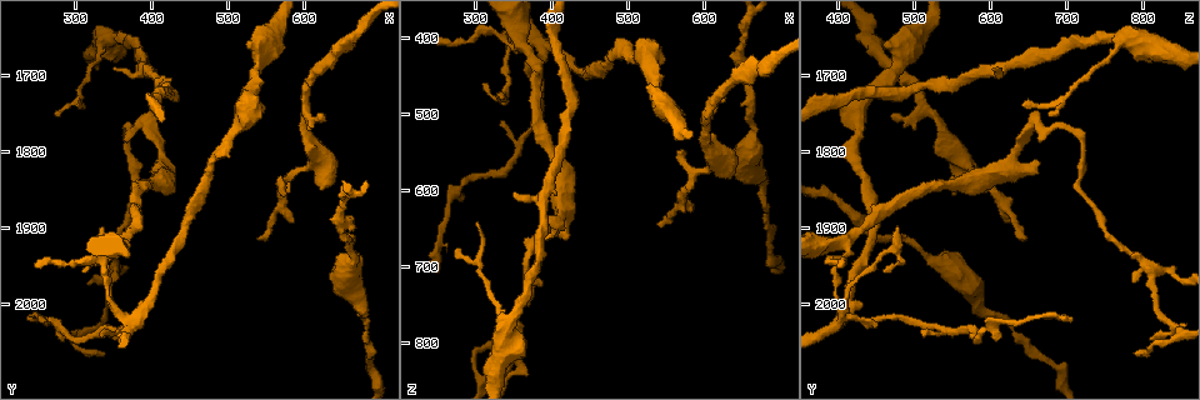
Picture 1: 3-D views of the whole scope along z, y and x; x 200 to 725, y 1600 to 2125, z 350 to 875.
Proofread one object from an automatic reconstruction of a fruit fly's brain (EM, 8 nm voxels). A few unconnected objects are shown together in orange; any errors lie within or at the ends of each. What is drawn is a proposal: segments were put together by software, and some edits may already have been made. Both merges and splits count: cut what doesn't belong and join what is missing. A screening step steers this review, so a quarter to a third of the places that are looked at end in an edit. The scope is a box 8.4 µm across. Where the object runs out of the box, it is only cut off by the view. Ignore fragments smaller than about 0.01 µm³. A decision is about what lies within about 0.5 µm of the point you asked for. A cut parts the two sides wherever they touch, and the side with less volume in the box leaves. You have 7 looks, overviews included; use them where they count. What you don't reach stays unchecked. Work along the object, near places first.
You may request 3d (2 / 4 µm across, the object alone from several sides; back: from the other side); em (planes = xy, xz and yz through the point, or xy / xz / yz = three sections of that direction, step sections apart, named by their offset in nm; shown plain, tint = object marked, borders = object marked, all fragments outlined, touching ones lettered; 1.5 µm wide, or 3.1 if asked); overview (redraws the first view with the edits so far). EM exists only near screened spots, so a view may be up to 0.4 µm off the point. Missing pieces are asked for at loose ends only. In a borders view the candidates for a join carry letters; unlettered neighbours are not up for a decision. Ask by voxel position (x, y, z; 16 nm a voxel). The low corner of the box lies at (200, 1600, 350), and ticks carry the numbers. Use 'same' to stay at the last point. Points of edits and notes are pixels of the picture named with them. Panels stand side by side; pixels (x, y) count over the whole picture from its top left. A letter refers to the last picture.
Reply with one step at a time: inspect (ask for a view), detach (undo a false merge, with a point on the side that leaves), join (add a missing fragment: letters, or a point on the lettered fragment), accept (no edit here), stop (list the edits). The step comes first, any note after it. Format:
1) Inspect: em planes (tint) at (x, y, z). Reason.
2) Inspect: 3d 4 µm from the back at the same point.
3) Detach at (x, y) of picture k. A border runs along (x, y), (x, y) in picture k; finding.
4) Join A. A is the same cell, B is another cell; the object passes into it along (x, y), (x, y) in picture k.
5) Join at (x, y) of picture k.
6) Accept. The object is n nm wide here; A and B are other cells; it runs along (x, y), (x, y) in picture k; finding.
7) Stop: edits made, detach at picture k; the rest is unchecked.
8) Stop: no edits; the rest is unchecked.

Inspect: em xz step 8 (tint) at (360, 1920, 410). Three arms meet.

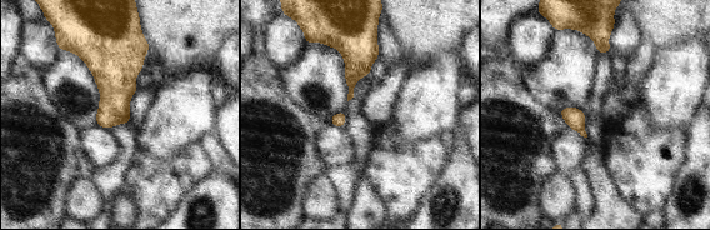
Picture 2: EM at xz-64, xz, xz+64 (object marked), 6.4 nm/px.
Inspect: em yz step 4 (tint) at the same point. Cut it another way.

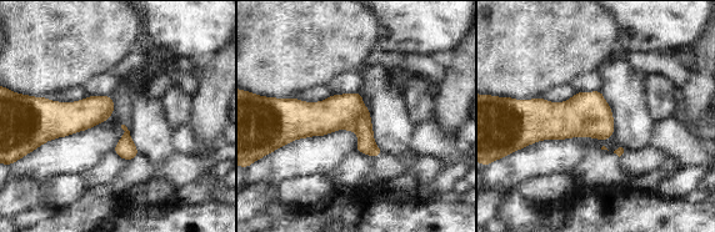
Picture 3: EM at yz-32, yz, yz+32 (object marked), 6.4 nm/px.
Inspect: em yz step 4 (borders) at the same point.

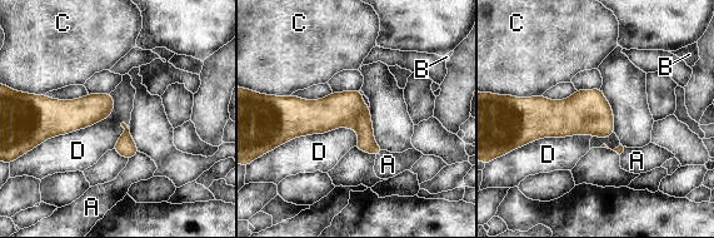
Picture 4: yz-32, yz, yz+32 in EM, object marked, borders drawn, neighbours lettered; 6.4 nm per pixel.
Accept. A, B, C and D are other cells; it runs along (284, 110), (348, 115), (378, 149) in picture 4; continuous, no second neuron.

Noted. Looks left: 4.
Inspect: em yz step 4 (tint) at (625, 1750, 470). Branch stops here.

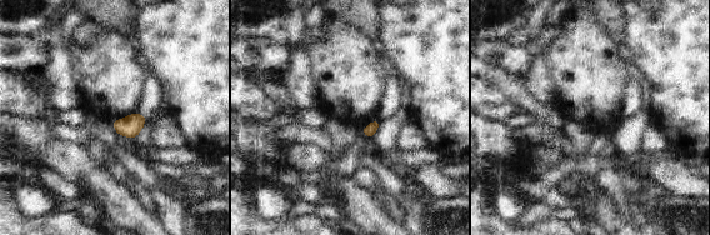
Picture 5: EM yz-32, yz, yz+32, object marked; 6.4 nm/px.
Inspect: em planes (borders) at the same point. Another direction.

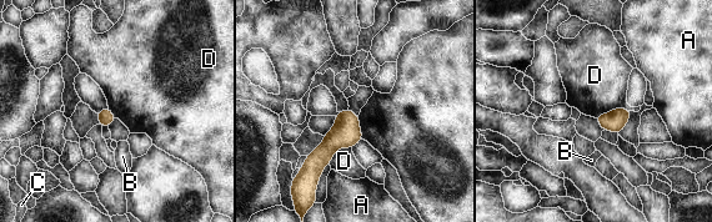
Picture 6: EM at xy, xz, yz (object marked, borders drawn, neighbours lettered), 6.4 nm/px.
Accept. A, B, C and D are other cells; no lettered fragment goes on from it.

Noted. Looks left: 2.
Inspect: 3d 2 µm from the back at (245, 1950, 400). Free end.

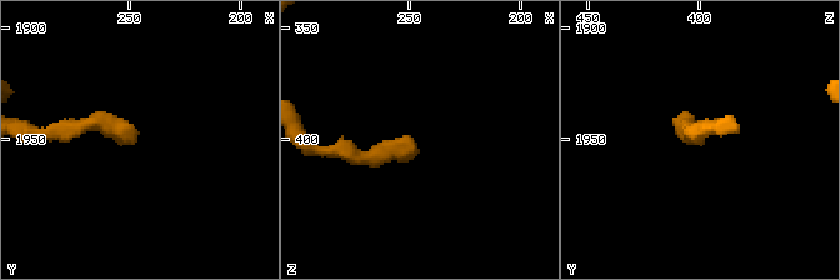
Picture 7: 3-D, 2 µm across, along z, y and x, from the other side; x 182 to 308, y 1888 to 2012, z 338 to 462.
Inspect: em planes (borders) at (247, 1950, 402).

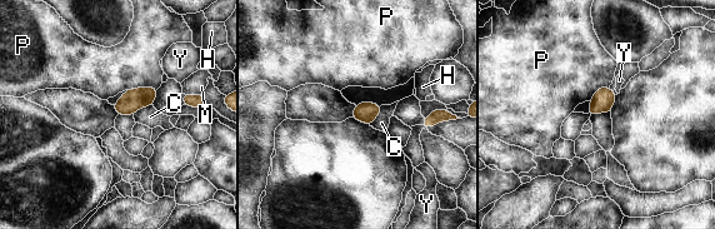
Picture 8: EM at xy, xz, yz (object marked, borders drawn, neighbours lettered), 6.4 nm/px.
Accept. The longest contact is with P, 200 nm; C, H, M, P and Y are other cells; a border runs along (158, 86), (139, 86), (126, 90) in picture 8; no lettered fragment goes on from it.

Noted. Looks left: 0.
Stop: no edits; the rest is unchecked.

